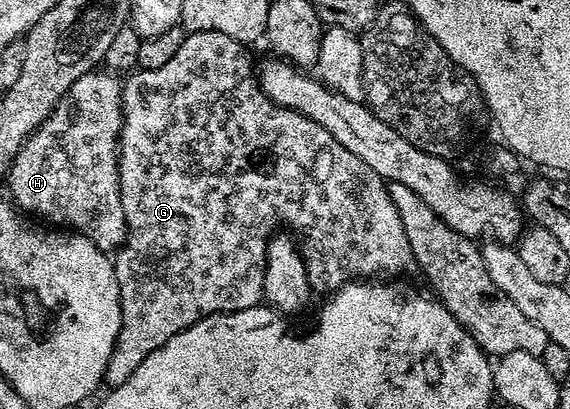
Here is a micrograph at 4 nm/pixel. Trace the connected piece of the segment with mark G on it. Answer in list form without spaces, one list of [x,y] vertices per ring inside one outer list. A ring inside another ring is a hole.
[[[198,31],[185,37],[182,48],[178,48],[175,56],[166,64],[162,64],[162,68],[137,69],[123,79],[124,127],[120,129],[120,195],[128,225],[128,236],[124,239],[124,245],[114,254],[122,324],[118,340],[114,344],[114,352],[110,354],[110,364],[106,364],[104,373],[104,382],[109,387],[126,384],[126,380],[130,380],[132,373],[138,369],[138,364],[142,364],[142,360],[146,360],[146,356],[150,356],[154,348],[162,348],[162,344],[166,344],[170,336],[190,328],[190,324],[211,314],[229,314],[261,305],[264,297],[264,266],[268,262],[268,243],[277,231],[284,228],[279,226],[288,224],[293,226],[290,227],[293,231],[300,230],[300,254],[306,264],[308,282],[316,292],[335,292],[356,277],[375,276],[380,280],[388,280],[391,279],[391,274],[413,269],[410,240],[406,236],[406,228],[402,228],[398,210],[390,200],[385,180],[368,168],[358,156],[348,152],[321,124],[315,123],[296,110],[280,106],[265,95],[260,88],[254,66],[252,70],[252,58],[247,52],[246,46],[230,35],[223,35],[218,31]]]

